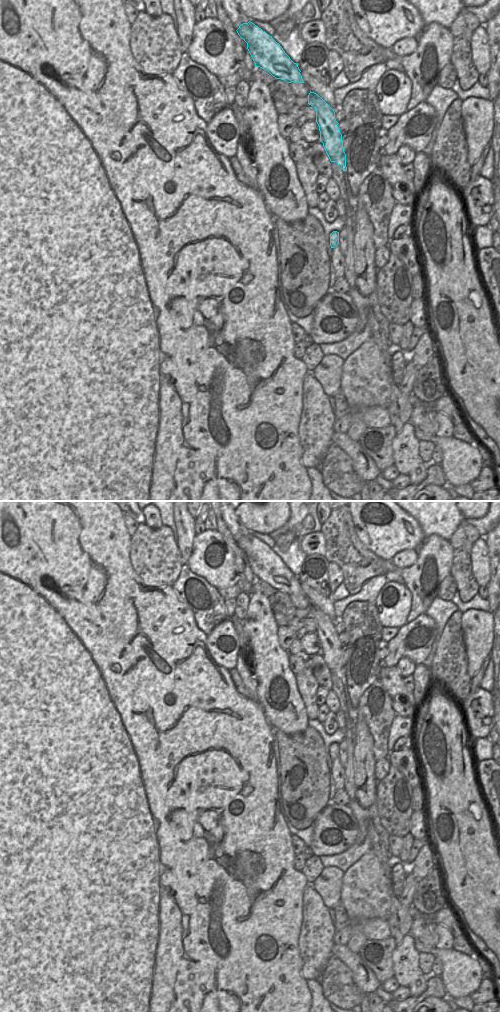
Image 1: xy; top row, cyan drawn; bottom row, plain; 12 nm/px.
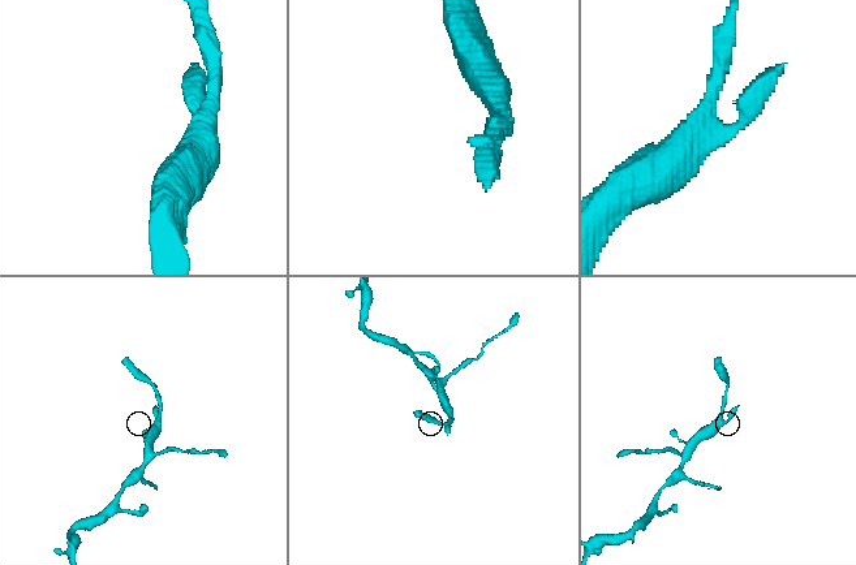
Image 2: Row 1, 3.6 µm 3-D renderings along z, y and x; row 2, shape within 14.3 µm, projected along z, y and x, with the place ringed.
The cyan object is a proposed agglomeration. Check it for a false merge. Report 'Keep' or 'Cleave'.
Keep

